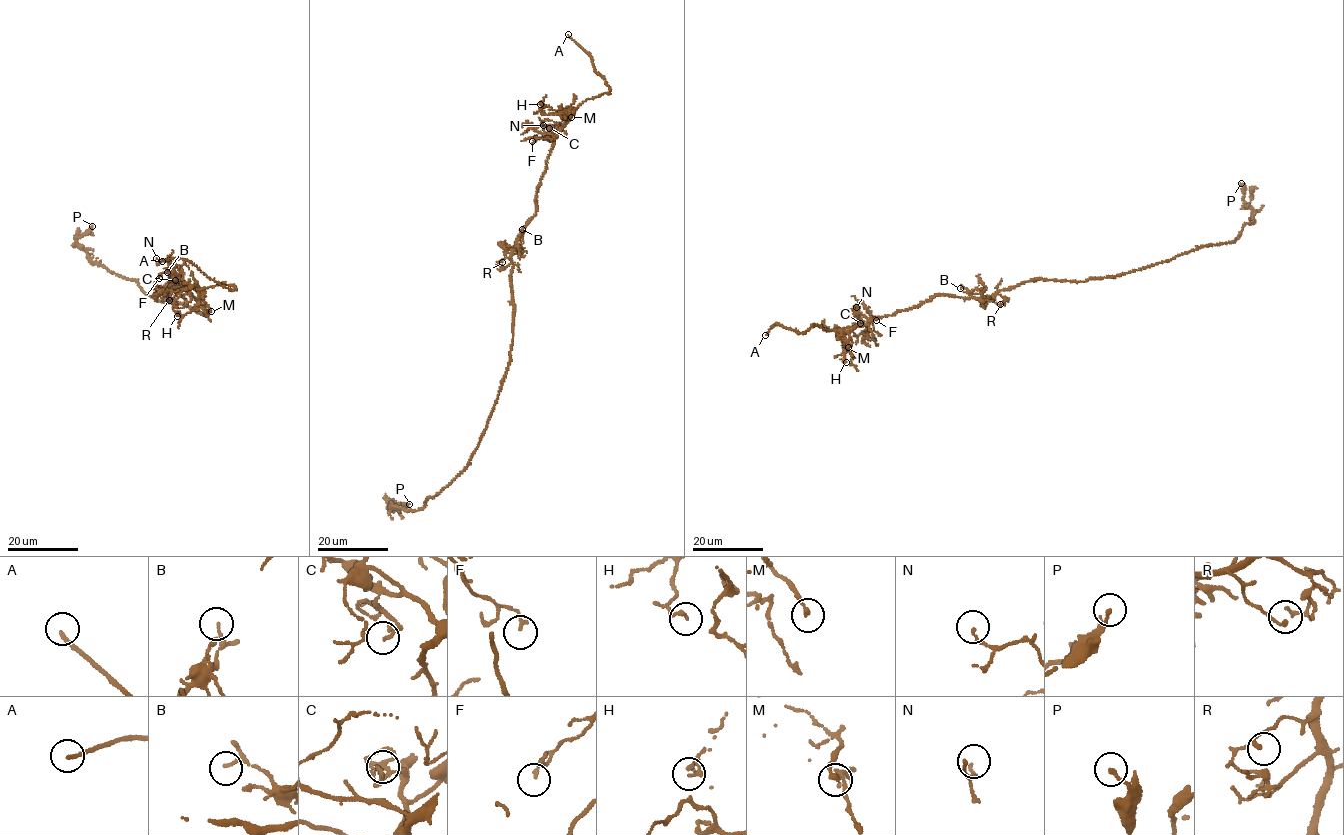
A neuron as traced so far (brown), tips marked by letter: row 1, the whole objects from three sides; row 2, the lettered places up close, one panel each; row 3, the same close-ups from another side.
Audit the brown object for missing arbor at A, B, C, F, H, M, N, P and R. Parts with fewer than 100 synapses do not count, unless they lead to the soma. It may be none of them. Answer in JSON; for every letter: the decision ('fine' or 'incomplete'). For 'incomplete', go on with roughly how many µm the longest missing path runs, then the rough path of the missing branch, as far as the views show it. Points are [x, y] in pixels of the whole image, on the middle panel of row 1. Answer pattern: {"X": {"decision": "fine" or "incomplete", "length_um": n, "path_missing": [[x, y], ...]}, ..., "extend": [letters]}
{"A": {"decision": "incomplete", "length_um": 8, "path_missing": [[568, 34], [543, 28]]}, "B": {"decision": "fine"}, "C": {"decision": "fine"}, "F": {"decision": "fine"}, "H": {"decision": "fine"}, "M": {"decision": "fine"}, "N": {"decision": "fine"}, "P": {"decision": "fine"}, "R": {"decision": "fine"}, "extend": ["A"]}

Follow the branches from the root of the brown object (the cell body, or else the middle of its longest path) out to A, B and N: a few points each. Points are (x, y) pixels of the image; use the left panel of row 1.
A: (188, 291), (171, 289), (178, 275), (191, 287), (225, 283), (235, 288), (220, 285), (187, 260), (162, 261)
B: (188, 291), (181, 287), (170, 289), (168, 282), (171, 278), (167, 272)
N: (188, 291), (181, 287), (171, 289), (180, 276), (178, 275), (176, 277), (185, 284), (167, 262), (156, 258)

